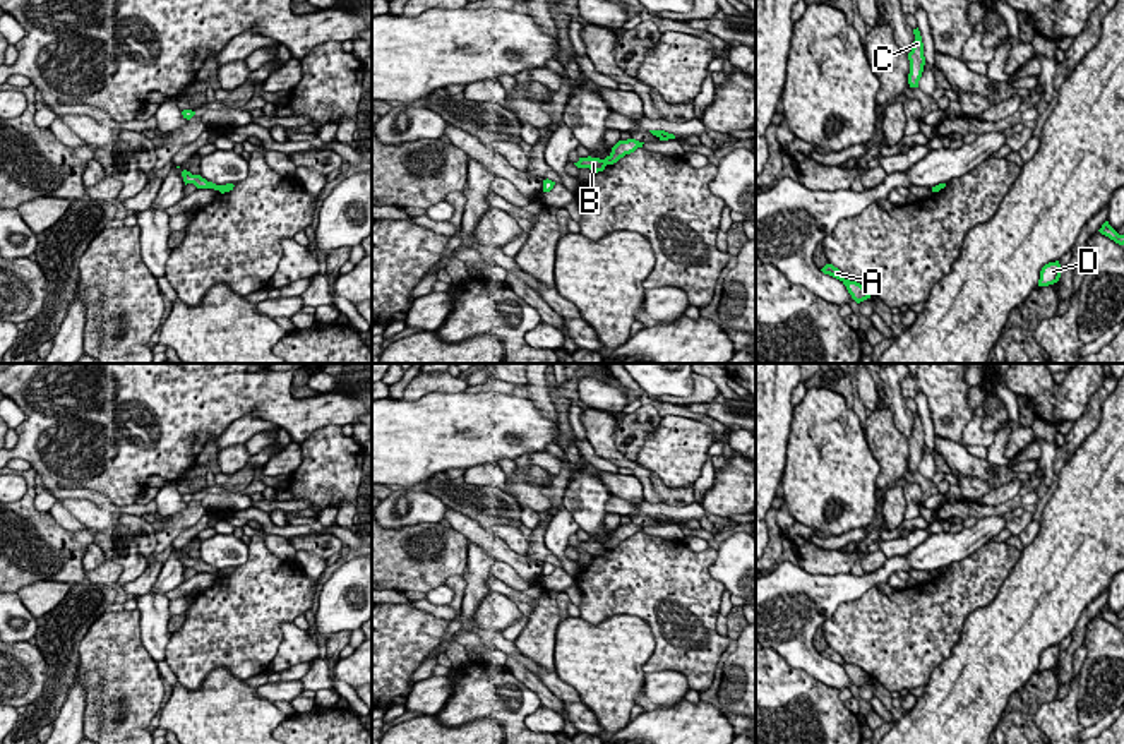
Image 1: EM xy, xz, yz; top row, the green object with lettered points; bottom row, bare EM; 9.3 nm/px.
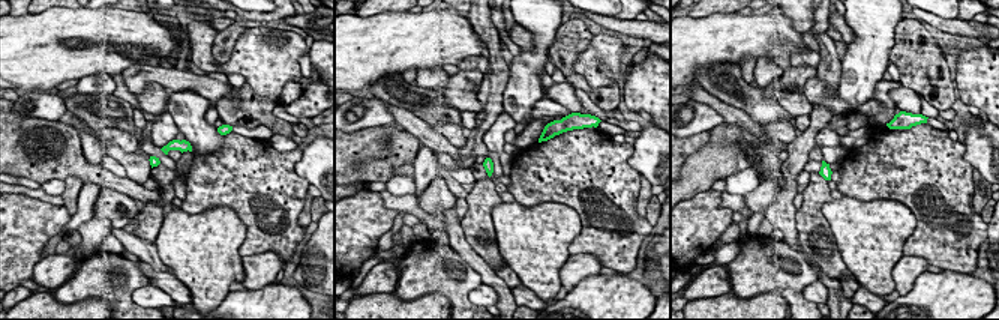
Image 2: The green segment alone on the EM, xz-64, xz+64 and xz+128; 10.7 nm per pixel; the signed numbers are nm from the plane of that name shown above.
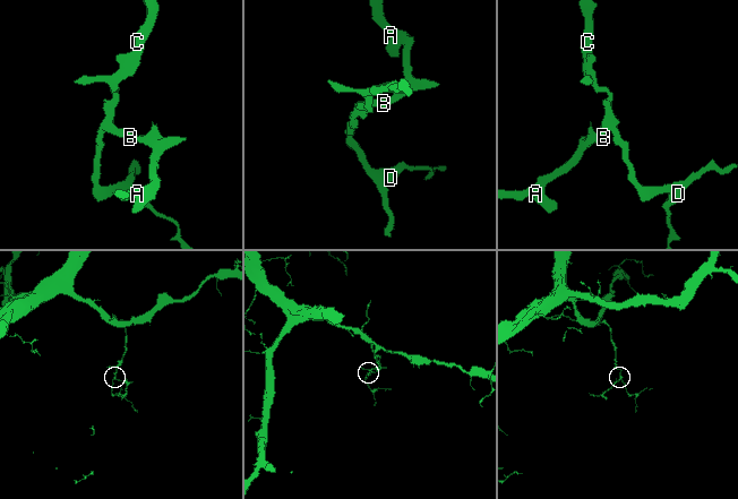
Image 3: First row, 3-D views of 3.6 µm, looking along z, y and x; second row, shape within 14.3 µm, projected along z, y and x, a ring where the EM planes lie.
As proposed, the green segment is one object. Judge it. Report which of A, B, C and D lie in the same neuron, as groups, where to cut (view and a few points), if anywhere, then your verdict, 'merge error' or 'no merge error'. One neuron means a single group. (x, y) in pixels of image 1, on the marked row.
A / B C D | xz (602, 160), (607, 163) | merge error

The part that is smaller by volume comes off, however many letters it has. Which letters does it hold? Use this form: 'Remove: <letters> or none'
Remove: A

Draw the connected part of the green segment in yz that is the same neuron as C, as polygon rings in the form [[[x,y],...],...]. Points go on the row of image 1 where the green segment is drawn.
[[[918,27],[913,29],[913,34],[915,34],[913,48],[908,53],[908,60],[910,60],[908,84],[910,87],[918,87],[918,81],[922,77],[925,65],[925,57],[924,57],[924,43]]]

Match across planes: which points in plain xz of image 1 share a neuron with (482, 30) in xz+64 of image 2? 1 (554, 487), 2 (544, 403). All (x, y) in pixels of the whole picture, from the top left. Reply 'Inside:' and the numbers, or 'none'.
Inside: 1, 2

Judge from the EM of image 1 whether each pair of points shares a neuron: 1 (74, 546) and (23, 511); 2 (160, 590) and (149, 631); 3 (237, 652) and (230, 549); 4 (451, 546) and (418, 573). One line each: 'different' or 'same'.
1: same
2: same
3: different
4: same

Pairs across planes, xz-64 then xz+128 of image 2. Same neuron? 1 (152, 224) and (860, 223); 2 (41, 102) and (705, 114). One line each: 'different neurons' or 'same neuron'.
1: different neurons
2: same neuron

